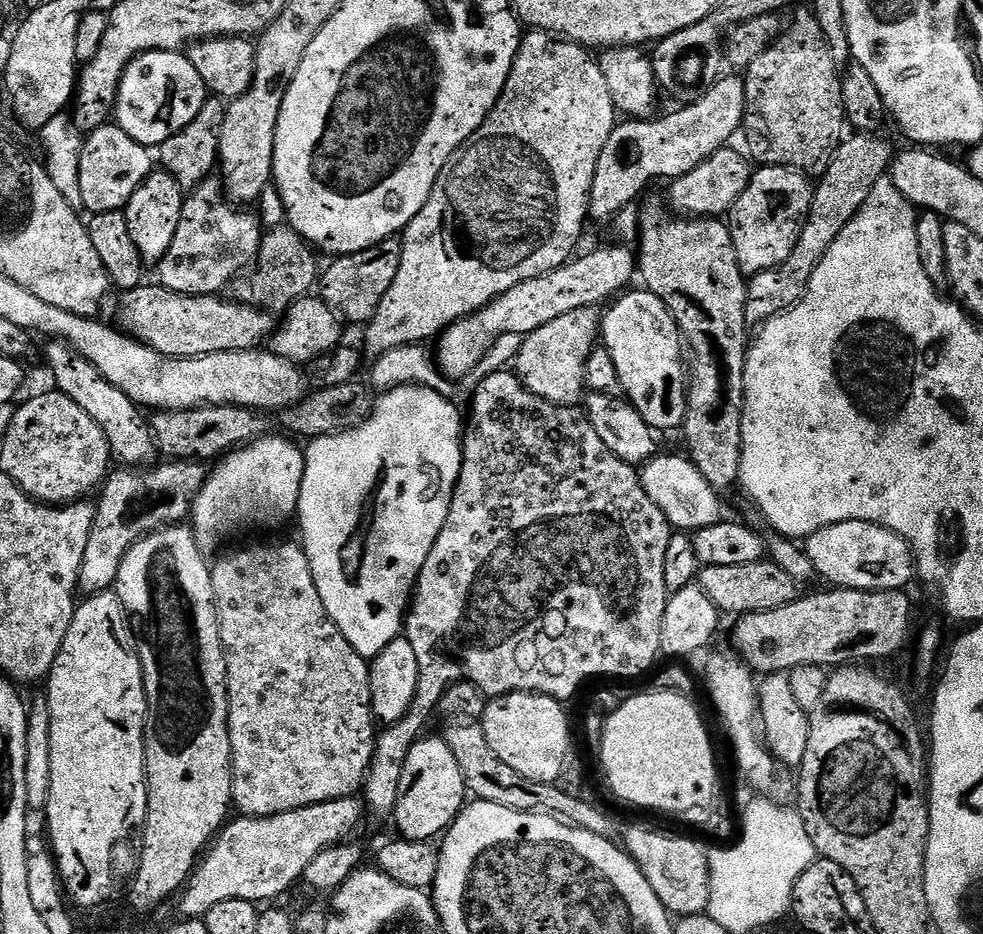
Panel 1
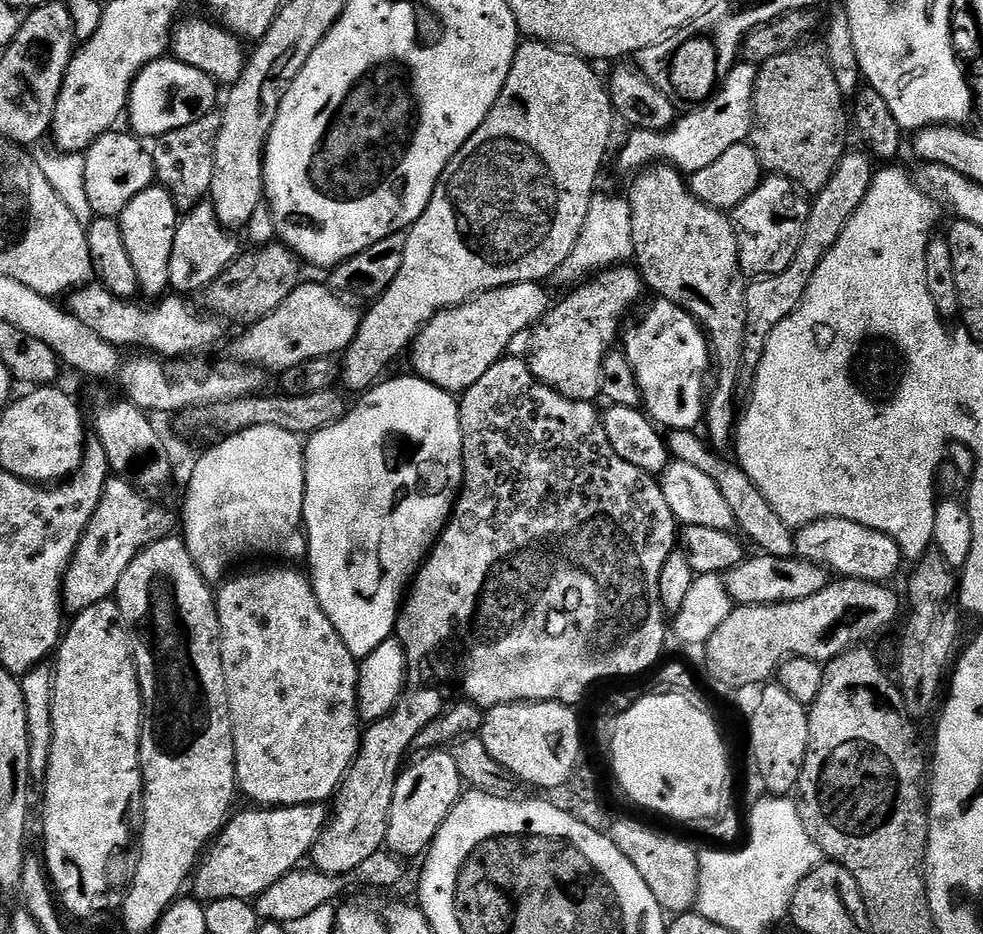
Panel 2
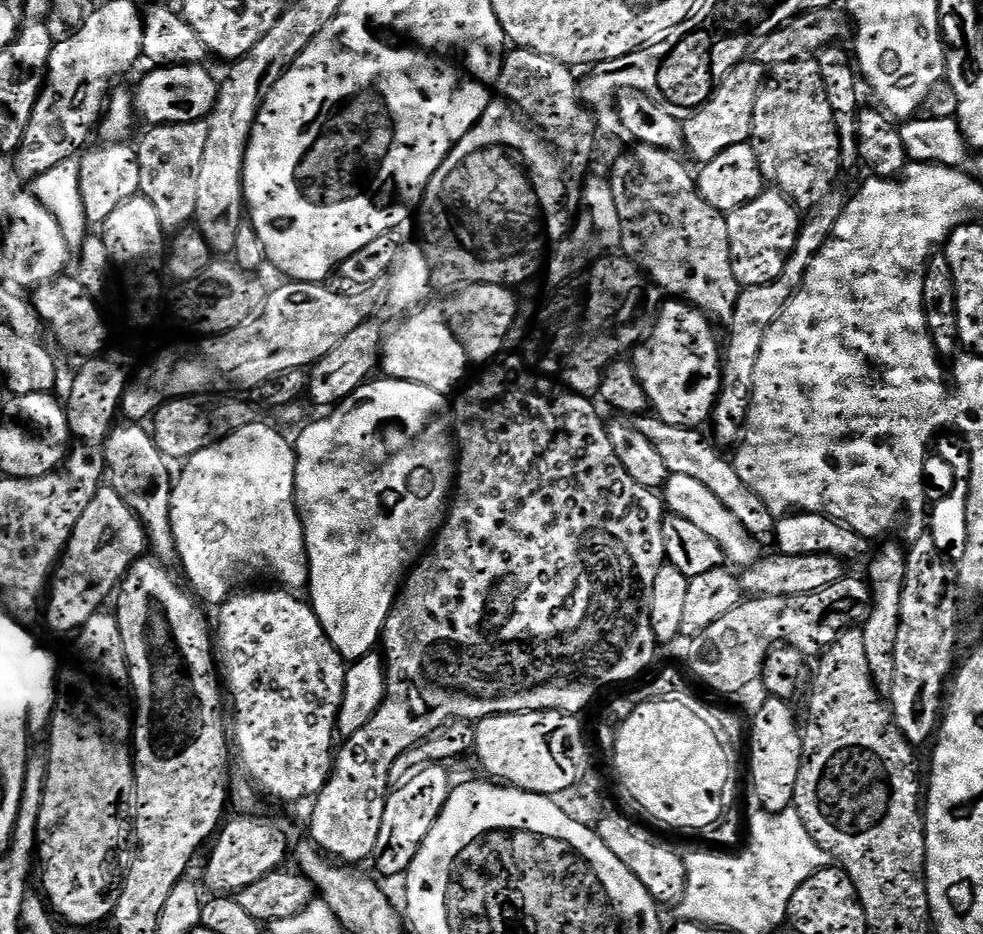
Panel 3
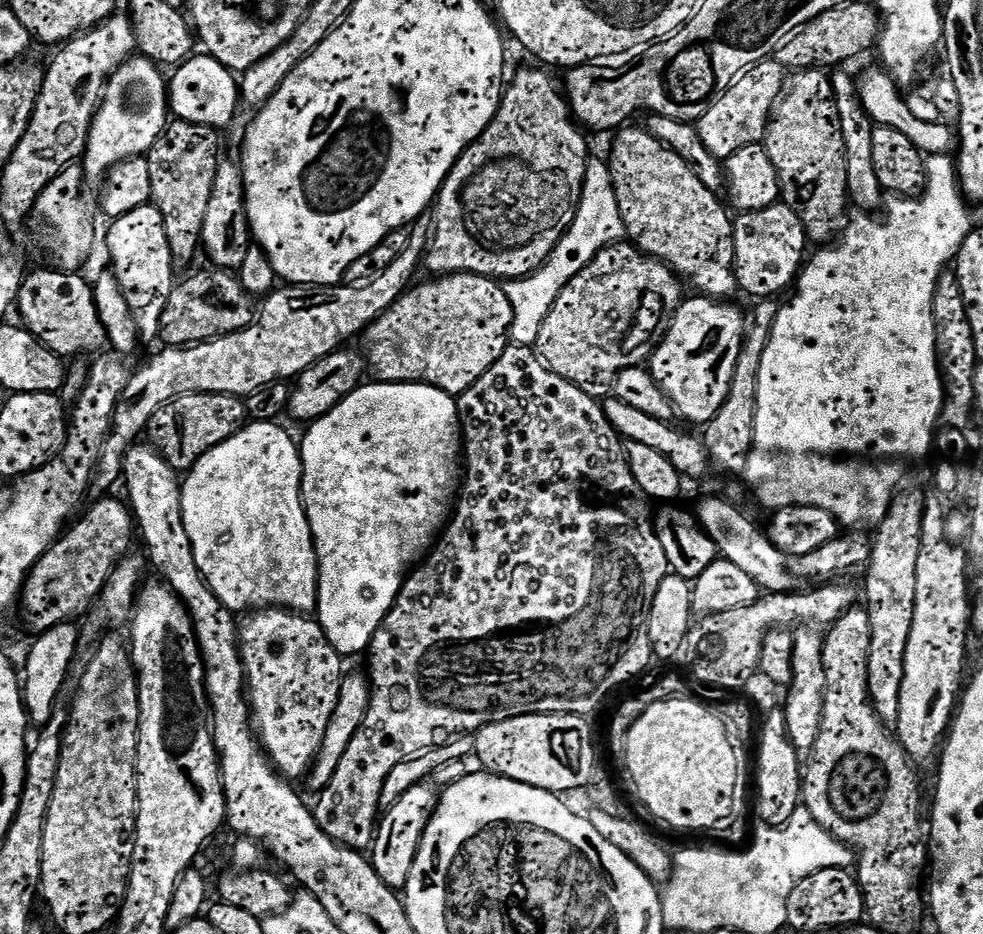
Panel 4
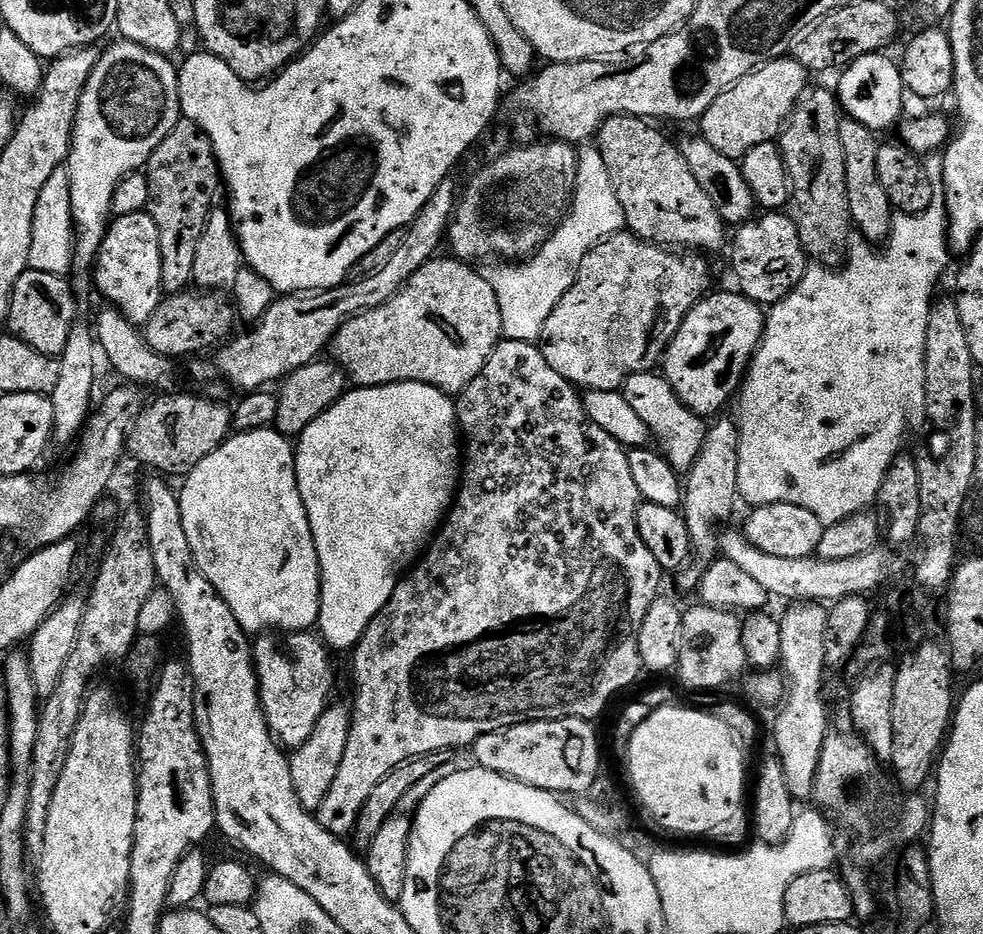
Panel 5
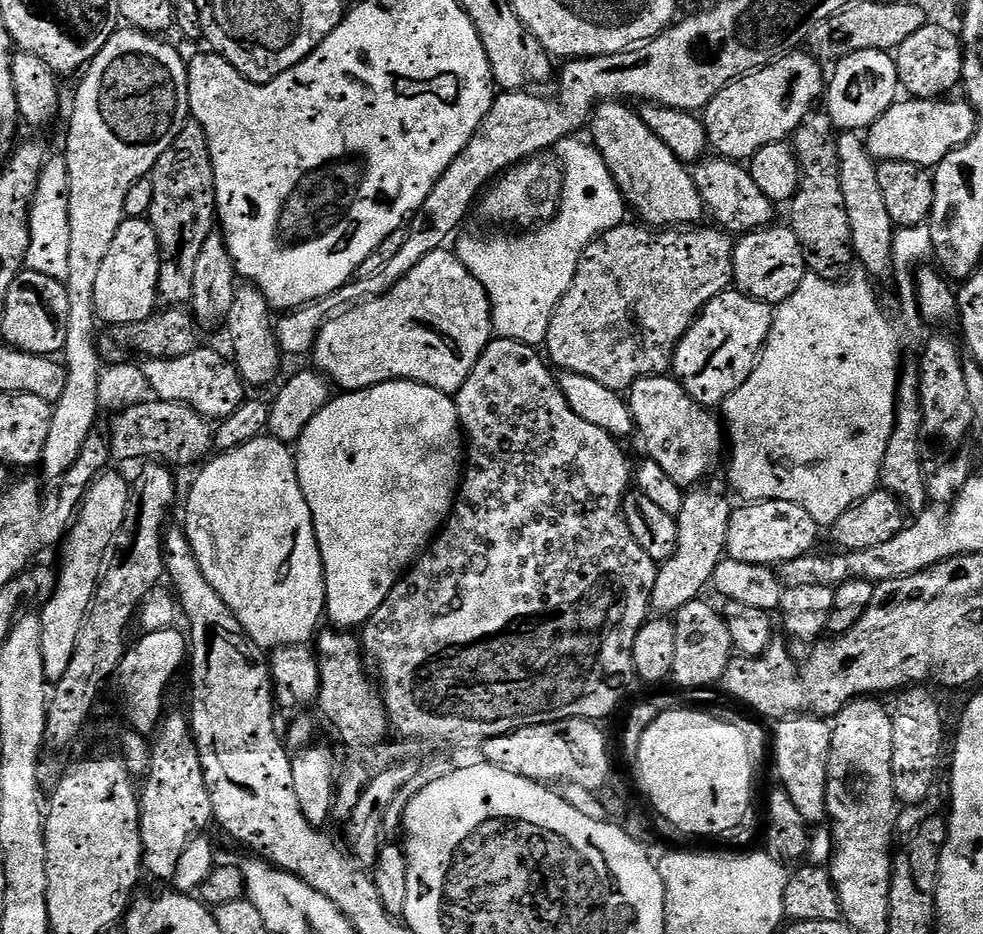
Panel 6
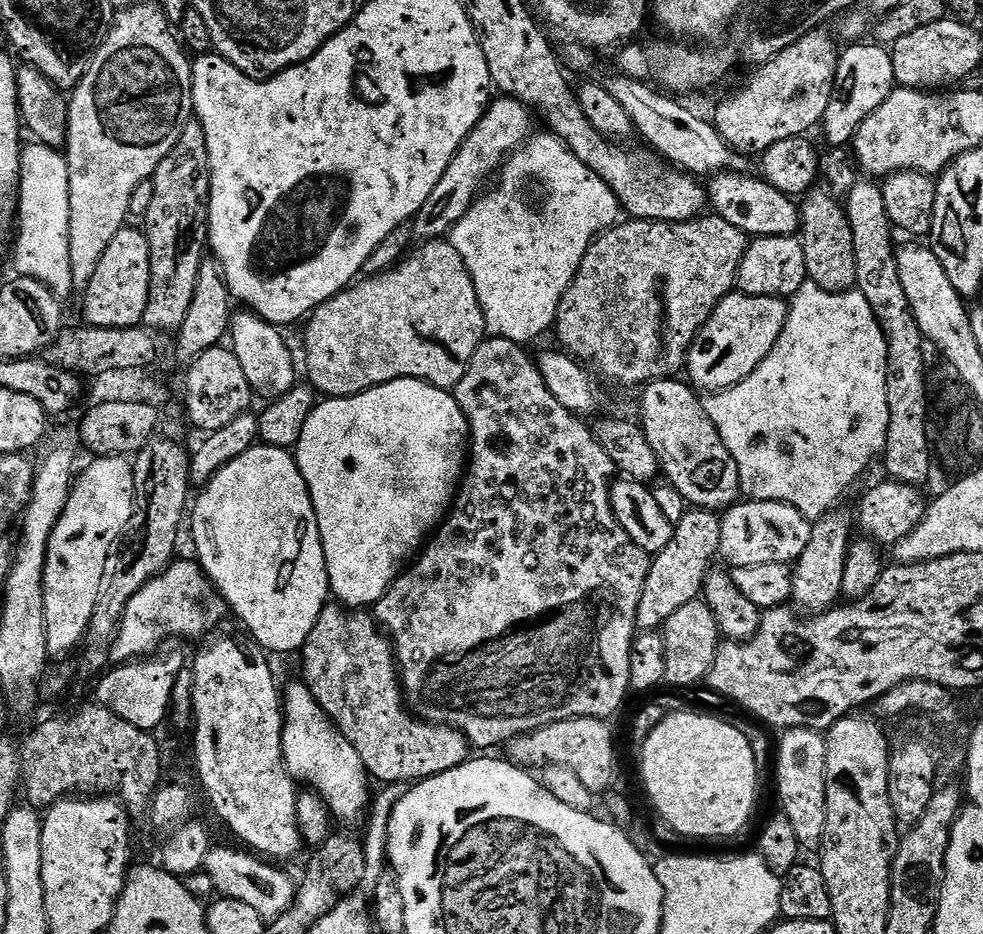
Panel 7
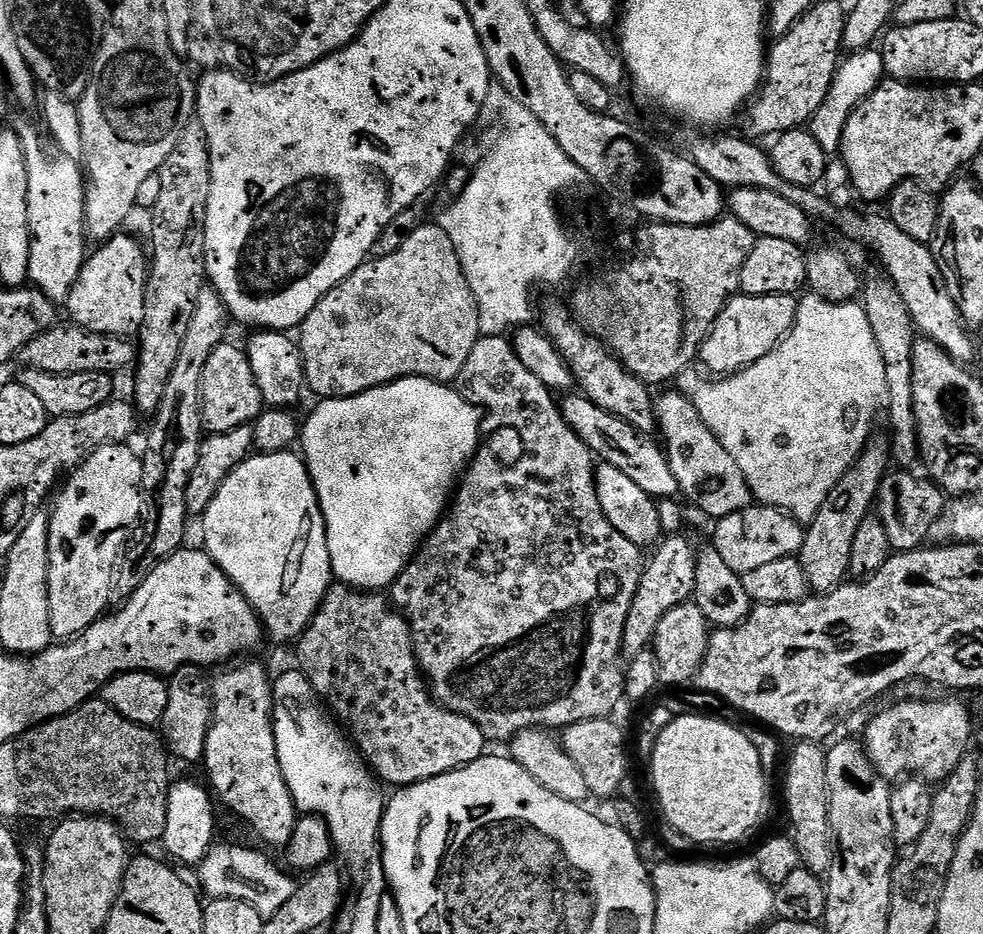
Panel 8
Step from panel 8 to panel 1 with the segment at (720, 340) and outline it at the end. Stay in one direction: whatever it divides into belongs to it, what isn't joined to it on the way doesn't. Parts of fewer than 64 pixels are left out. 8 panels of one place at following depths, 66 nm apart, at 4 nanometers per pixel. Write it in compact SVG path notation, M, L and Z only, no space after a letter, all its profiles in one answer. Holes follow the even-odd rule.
M647 290L632 291L625 291L623 295L613 299L607 305L608 313L605 316L603 313L602 316L602 344L610 350L610 358L614 358L623 395L649 427L661 434L661 432L670 431L671 428L679 429L683 425L684 415L688 409L686 352L682 347L680 327L676 325L676 320L662 302L662 298Z

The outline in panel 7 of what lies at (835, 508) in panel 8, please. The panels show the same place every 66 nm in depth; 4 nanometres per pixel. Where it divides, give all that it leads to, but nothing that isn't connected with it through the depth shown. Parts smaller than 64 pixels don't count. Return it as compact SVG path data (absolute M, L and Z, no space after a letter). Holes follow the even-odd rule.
M833 510L815 521L806 550L802 550L800 559L794 565L792 574L792 600L797 609L808 614L823 614L837 607L841 599L842 574L846 574L846 558L854 533L854 516L848 512ZM797 604L797 605L796 605ZM800 607L800 608L799 608Z

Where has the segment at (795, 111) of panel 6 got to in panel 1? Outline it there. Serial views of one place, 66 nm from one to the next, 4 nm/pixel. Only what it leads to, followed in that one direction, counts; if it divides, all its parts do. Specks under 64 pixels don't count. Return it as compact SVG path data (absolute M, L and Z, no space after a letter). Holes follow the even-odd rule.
M728 74L717 79L716 83L705 87L703 93L692 103L677 107L677 112L669 116L661 115L651 120L625 119L617 123L616 128L610 134L606 146L602 146L602 154L598 158L598 166L594 170L594 186L590 190L588 199L588 214L593 221L611 221L623 208L629 207L632 200L641 199L640 191L647 186L651 180L660 180L665 176L668 182L677 180L682 174L688 174L706 158L710 158L719 148L725 147L732 135L741 131L744 123L744 82L739 75Z

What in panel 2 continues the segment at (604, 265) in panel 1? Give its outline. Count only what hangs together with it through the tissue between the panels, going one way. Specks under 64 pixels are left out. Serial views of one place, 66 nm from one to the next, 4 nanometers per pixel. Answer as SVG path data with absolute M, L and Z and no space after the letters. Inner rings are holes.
M543 283L511 284L505 288L495 288L489 292L483 292L481 296L474 296L465 304L459 304L457 308L443 308L438 315L424 327L410 345L410 357L412 356L411 371L430 381L434 386L453 394L467 392L490 366L494 366L508 351L508 343L516 334L531 329L539 324L540 319L548 313L550 299Z

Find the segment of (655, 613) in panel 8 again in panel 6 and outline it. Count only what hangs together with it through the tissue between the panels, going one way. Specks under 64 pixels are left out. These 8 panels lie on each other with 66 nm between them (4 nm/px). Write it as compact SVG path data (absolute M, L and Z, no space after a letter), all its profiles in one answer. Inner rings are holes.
M693 489L685 495L682 510L676 517L679 536L677 548L673 556L661 563L656 571L650 605L655 613L674 614L688 602L699 599L727 553L729 518L734 506L726 497L702 489Z

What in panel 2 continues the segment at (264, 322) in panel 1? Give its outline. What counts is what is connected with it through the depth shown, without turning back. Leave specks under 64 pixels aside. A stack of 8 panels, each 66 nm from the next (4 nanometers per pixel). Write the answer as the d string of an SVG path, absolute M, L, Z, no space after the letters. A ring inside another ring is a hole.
M89 282L83 288L76 289L71 293L70 311L72 315L77 316L79 320L86 326L90 326L90 330L94 330L94 334L101 336L103 340L107 340L109 344L114 345L121 350L132 348L149 348L149 353L155 354L160 358L168 358L164 356L188 356L191 352L204 352L207 348L212 348L224 336L225 321L221 320L215 314L205 314L199 307L191 308L187 304L185 297L180 294L168 294L159 301L157 308L147 308L144 304L128 304L127 299L114 296L103 284L99 282Z

